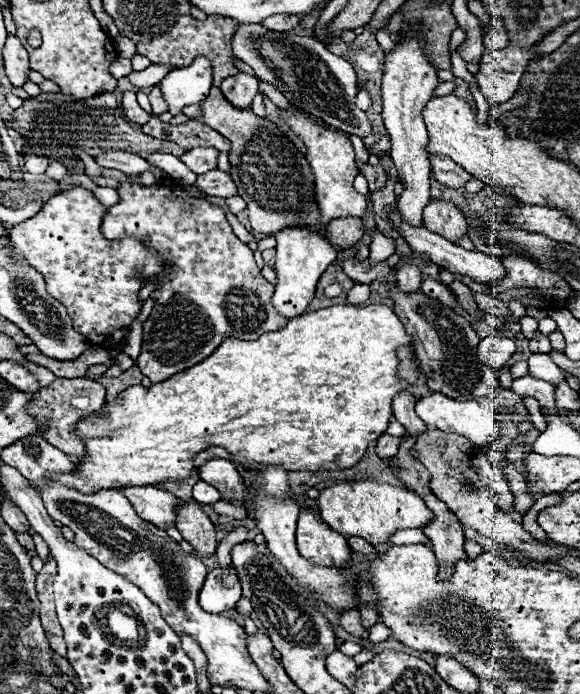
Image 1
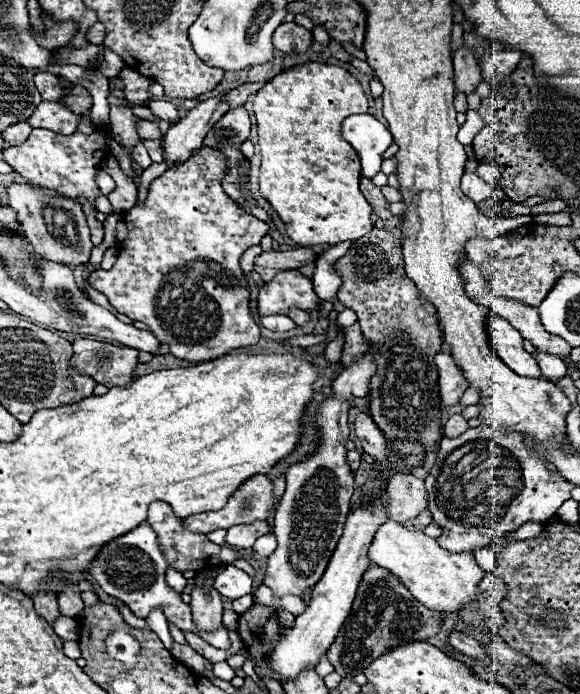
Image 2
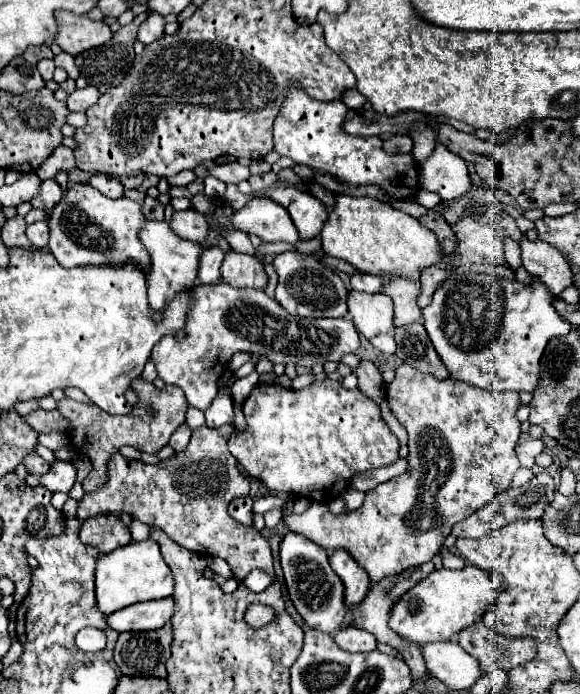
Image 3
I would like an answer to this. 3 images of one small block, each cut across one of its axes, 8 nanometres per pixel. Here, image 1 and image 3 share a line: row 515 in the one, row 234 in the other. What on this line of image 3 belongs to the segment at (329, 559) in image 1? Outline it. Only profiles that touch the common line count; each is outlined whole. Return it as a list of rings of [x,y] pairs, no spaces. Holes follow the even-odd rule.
[[[274,186],[268,192],[268,198],[288,210],[294,226],[300,232],[300,238],[314,238],[320,234],[320,228],[328,218],[328,210],[312,194],[296,186]]]

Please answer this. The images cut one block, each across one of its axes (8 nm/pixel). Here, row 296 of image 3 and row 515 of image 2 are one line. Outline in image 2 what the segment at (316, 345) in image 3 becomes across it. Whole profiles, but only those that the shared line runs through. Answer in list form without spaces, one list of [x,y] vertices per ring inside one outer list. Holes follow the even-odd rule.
[[[254,474],[246,482],[240,484],[240,488],[228,498],[224,508],[214,510],[214,512],[202,512],[202,514],[188,516],[188,518],[184,518],[184,526],[196,534],[210,534],[214,530],[220,530],[220,528],[226,530],[226,528],[236,526],[236,524],[252,524],[256,520],[268,520],[268,514],[278,504],[280,504],[280,498],[274,496],[274,482],[264,474]]]

